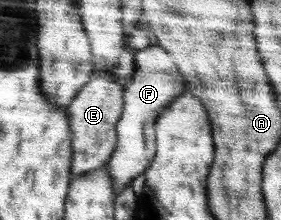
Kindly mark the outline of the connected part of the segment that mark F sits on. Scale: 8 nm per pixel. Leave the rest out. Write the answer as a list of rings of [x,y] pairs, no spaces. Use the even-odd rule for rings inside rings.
[[[147,47],[137,51],[135,70],[130,81],[124,87],[125,111],[116,125],[119,139],[116,141],[116,151],[104,166],[109,170],[115,181],[116,194],[132,185],[133,179],[147,171],[155,157],[155,119],[169,107],[169,103],[179,97],[181,93],[189,93],[189,83],[181,75],[180,67],[173,61],[173,55],[163,51],[161,47]],[[167,71],[167,73],[165,73]]]

